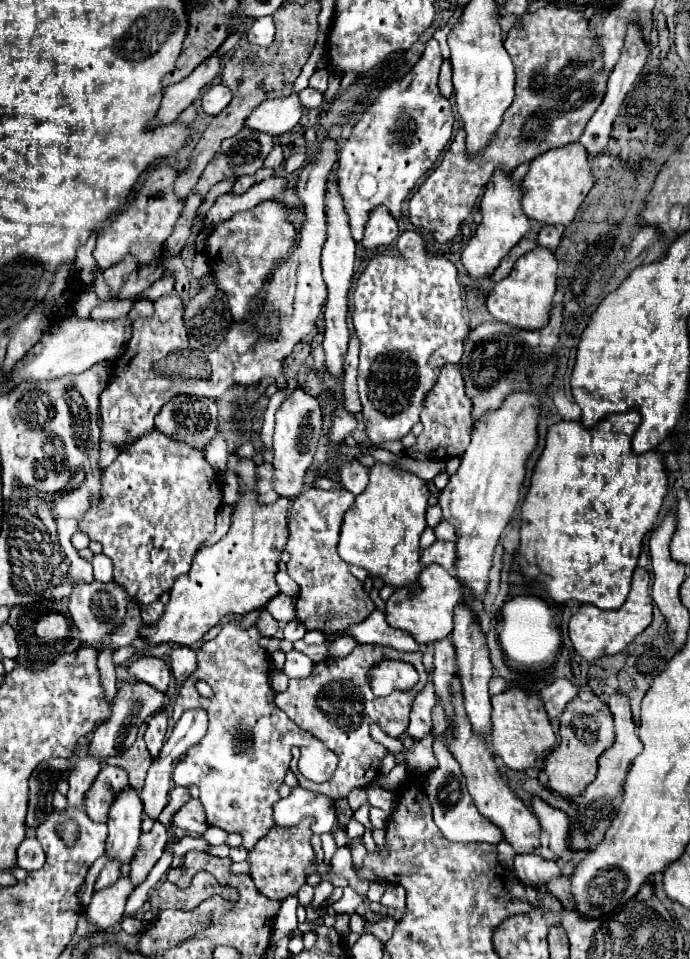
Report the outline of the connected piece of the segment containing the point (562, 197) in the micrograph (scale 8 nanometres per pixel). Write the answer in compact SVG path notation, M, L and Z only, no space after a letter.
M572 142L548 150L532 160L528 174L524 176L524 188L528 190L522 198L522 208L530 220L542 224L568 226L574 220L580 204L584 202L592 186L594 186L594 178L588 164L588 152L584 152L584 146L580 142Z

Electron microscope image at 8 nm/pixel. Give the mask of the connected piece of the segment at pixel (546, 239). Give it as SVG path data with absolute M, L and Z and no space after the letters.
M544 226L540 230L540 234L538 234L538 244L544 246L544 248L554 250L560 244L560 238L562 238L560 228L556 228L556 226Z

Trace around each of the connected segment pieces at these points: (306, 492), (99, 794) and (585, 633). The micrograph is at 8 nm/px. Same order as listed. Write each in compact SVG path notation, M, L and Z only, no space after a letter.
M304 488L302 494L294 498L290 508L290 519L288 522L289 537L286 550L292 554L288 562L288 576L300 586L300 592L296 596L296 618L302 622L306 630L320 630L328 640L334 640L340 634L346 634L348 626L364 622L372 610L376 610L374 602L370 600L364 584L354 578L348 570L348 564L340 560L336 546L340 538L340 529L344 514L354 504L354 494L348 490L321 490L316 488Z
M104 766L96 780L92 782L92 788L88 790L86 796L86 814L94 822L106 822L108 820L108 810L114 802L114 796L128 788L128 774L116 766Z
M644 568L634 570L632 590L622 604L622 608L604 612L596 610L592 604L582 604L580 610L570 620L570 640L574 650L586 660L594 662L606 654L622 652L640 632L644 632L652 622L652 598L650 598L650 574Z

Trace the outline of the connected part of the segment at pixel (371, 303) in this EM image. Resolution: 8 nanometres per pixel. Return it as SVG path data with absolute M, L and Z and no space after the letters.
M408 230L402 234L400 240L400 248L404 248L398 256L376 256L368 262L366 270L360 274L358 282L356 282L356 290L354 290L354 312L352 312L352 322L354 322L354 330L360 338L360 366L358 366L358 396L362 402L362 418L366 422L366 432L368 438L372 442L390 442L390 440L400 440L404 434L410 432L410 428L420 420L420 410L424 406L424 398L430 392L430 388L436 384L438 374L442 370L444 364L450 362L458 362L464 354L464 340L470 334L470 324L464 318L464 304L462 304L462 288L460 288L460 280L458 280L458 272L456 266L442 256L428 256L426 246L422 242L422 236L414 230Z

